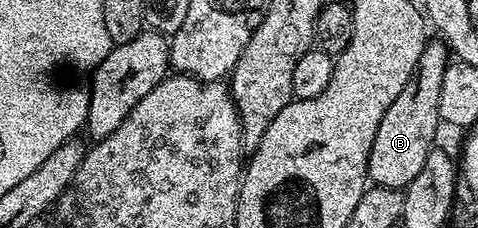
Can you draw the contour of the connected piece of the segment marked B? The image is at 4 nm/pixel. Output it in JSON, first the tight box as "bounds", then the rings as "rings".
{"bounds":[369,39,451,190],"rings":[[[430,39],[423,54],[419,54],[413,79],[403,86],[403,90],[399,90],[399,98],[387,106],[387,114],[383,114],[379,130],[375,130],[375,142],[369,155],[369,178],[376,187],[404,190],[413,181],[415,174],[423,170],[427,154],[435,147],[437,126],[442,123],[439,94],[443,91],[443,78],[450,63],[451,51],[445,40]]]}

